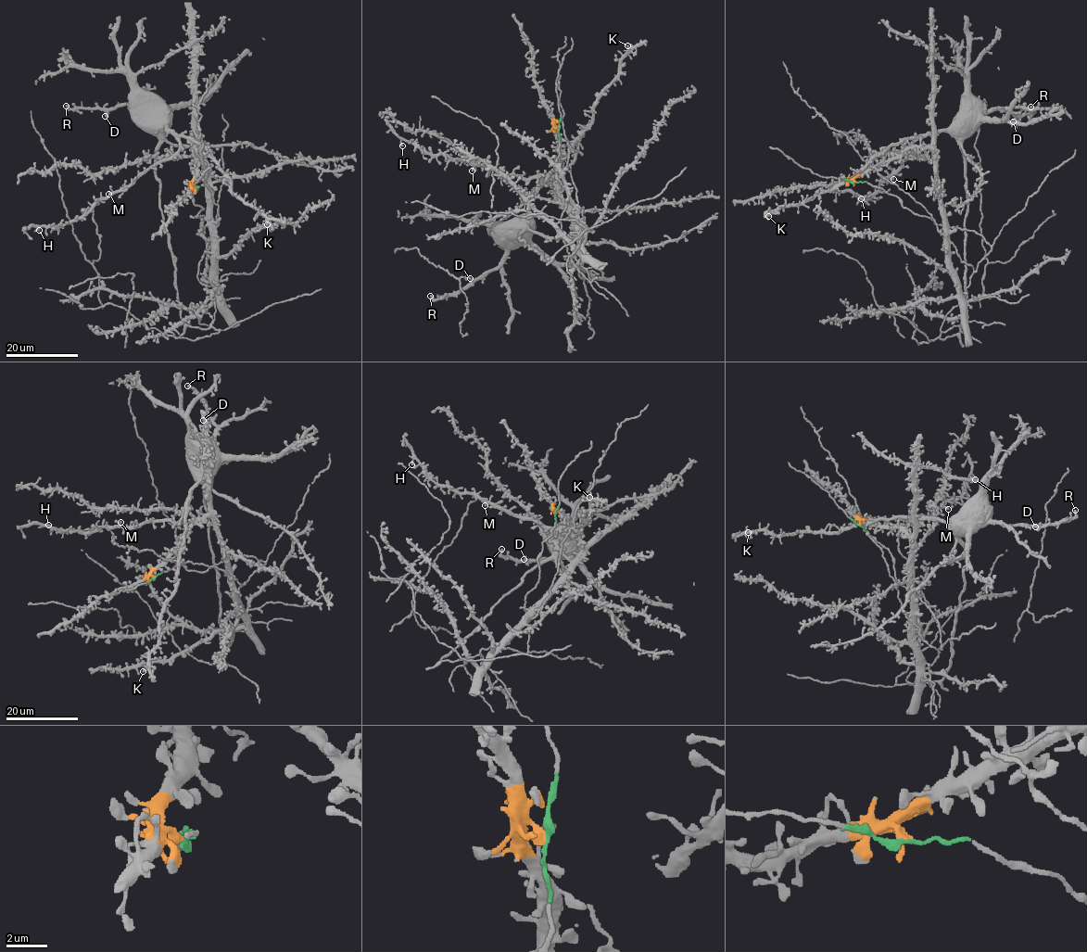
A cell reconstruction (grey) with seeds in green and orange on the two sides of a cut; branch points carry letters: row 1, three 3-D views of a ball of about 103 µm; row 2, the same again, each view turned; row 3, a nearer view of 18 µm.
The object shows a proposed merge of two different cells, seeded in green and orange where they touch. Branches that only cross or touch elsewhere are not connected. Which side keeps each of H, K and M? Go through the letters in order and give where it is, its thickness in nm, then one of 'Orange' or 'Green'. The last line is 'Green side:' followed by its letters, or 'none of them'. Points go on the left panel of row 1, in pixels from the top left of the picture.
H: Place: (39, 230). Thickness 400 nm. Green
K: Place: (267, 224). Thickness 240 nm. Green
M: Place: (108, 194). Thickness 380 nm. Green
Green side: H, K, M

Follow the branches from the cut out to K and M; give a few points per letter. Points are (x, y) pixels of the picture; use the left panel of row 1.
K: (196, 187), (195, 216), (216, 227), (197, 274), (214, 320), (187, 325), (160, 132), (199, 142), (267, 224)
M: (196, 187), (216, 227), (206, 328), (181, 316), (155, 172), (166, 127), (179, 149), (108, 194)

